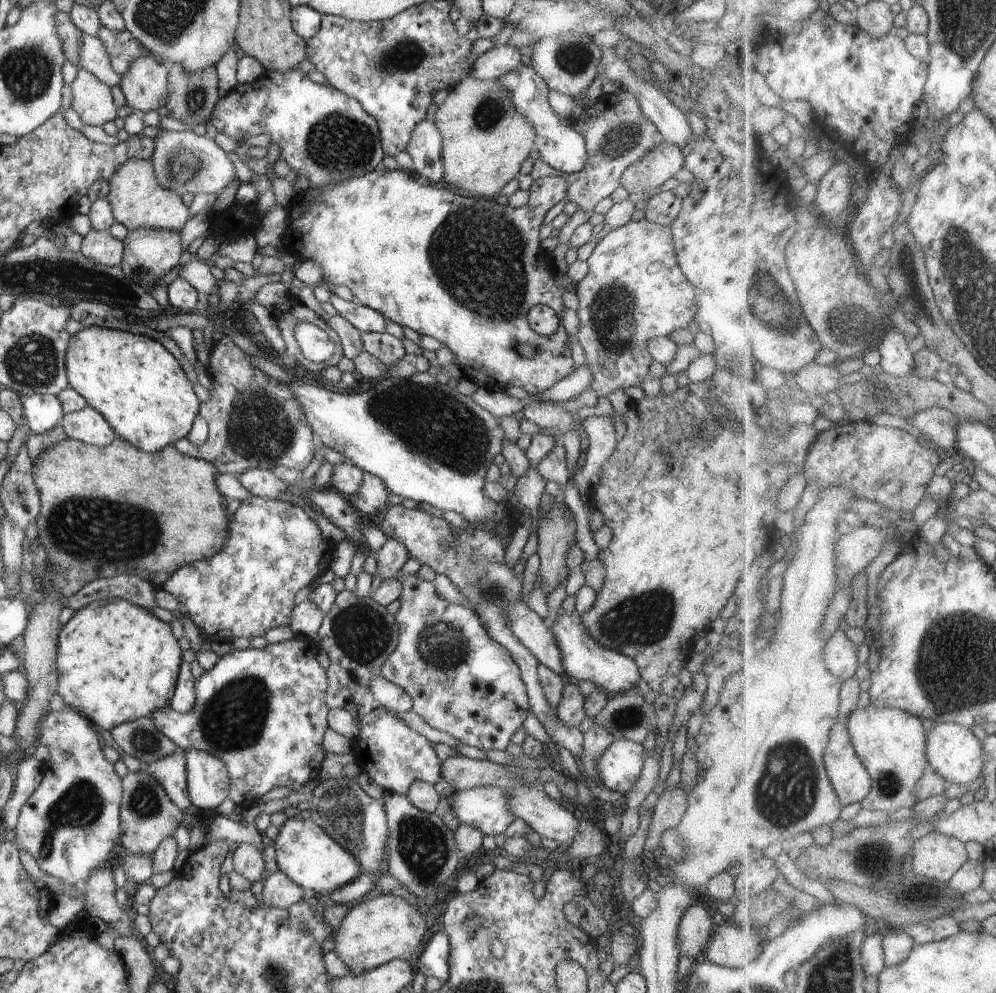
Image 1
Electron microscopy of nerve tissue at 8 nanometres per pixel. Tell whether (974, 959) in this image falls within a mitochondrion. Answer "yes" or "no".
no

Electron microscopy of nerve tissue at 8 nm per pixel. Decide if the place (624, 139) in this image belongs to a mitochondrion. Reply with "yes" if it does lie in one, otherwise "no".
yes

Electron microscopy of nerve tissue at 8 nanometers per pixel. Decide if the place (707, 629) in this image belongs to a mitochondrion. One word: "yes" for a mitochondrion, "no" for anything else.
no

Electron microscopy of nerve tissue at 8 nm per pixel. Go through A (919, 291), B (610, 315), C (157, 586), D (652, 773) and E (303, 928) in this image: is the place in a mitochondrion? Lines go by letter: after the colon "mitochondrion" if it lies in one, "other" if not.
A: mitochondrion
B: mitochondrion
C: other
D: other
E: mitochondrion

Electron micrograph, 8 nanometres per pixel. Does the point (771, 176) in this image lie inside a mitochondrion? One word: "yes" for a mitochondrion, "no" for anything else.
no

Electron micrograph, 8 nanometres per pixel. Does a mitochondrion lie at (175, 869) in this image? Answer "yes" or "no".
no

